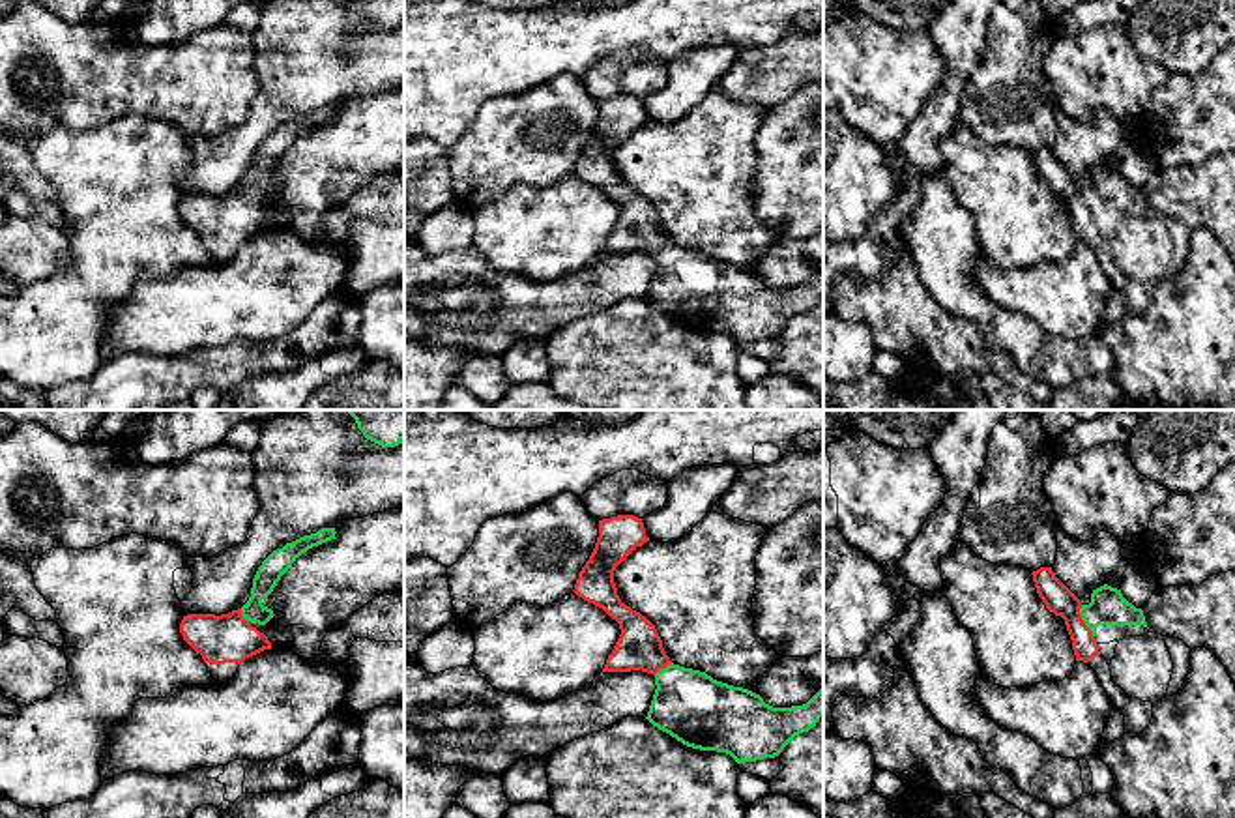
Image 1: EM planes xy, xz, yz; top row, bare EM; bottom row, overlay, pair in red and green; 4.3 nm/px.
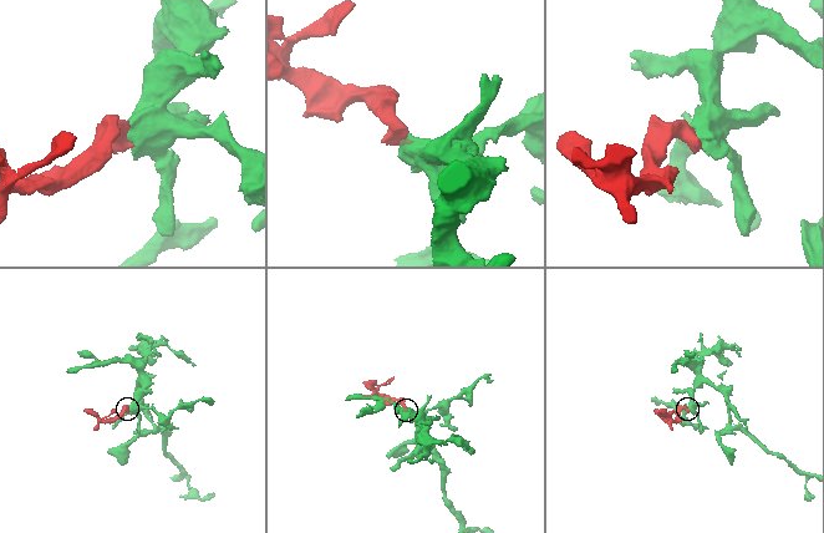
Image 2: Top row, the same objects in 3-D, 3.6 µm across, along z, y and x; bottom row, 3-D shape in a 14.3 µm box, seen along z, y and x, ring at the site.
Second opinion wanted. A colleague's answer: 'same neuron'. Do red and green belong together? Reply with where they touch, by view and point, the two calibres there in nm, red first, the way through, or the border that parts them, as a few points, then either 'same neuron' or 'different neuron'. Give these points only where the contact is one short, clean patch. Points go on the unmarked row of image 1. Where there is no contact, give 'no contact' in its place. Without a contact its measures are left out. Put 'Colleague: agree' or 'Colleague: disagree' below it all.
yz (1084, 203) | 120/160 nm | across yz (1056, 176), (1084, 203), (1108, 188) | same neuron
Colleague: agree

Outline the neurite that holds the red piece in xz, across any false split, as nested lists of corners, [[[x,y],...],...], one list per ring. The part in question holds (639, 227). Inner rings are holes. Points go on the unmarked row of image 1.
[[[634,95],[603,99],[599,101],[595,129],[578,153],[573,172],[584,182],[603,189],[621,210],[603,253],[642,251],[653,255],[657,270],[646,299],[687,328],[726,333],[737,344],[778,337],[795,316],[816,307],[823,296],[823,270],[803,286],[773,288],[748,270],[734,268],[713,260],[705,253],[674,245],[662,228],[655,206],[619,180],[614,163],[616,148],[636,127],[647,122],[649,118],[646,116],[642,99]]]

